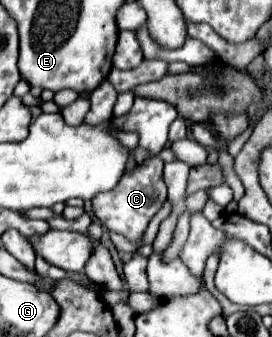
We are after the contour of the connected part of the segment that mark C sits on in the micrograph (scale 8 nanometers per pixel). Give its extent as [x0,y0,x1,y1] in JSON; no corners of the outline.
[92,158,166,242]

